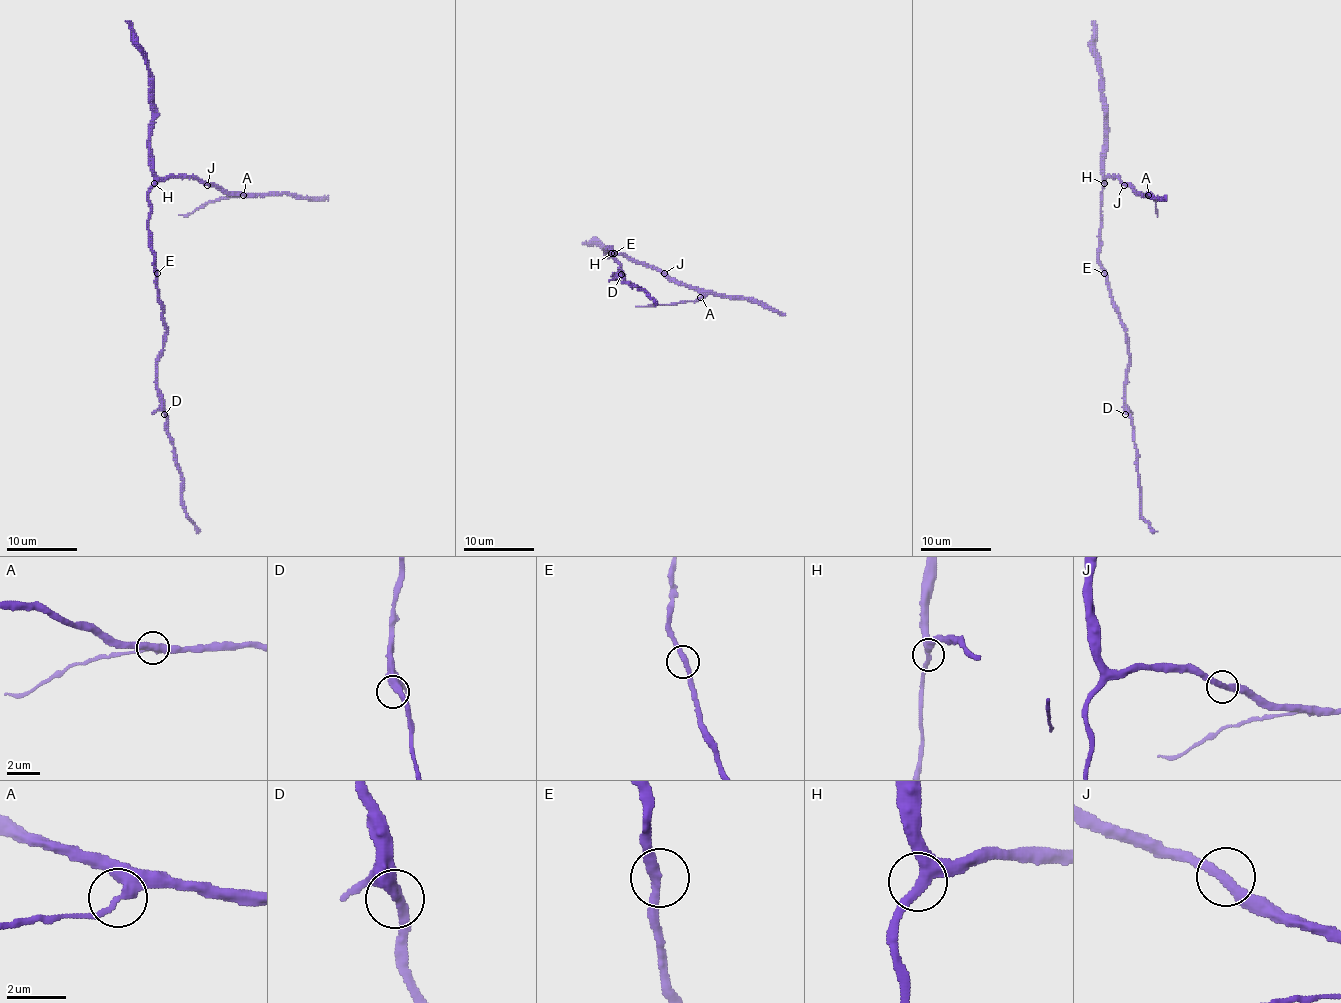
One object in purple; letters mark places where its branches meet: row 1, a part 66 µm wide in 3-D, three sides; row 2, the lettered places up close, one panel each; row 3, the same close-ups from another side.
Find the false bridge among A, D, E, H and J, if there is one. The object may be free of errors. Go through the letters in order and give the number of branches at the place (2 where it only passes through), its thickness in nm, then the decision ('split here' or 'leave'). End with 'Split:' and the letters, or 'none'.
A: 3 branches meet; 320 nm thick; split here
D: 3 branches meet; 340 nm thick; leave
E: 2 branches meet; 320 nm thick; leave
H: 3 branches meet; 320 nm thick; leave
J: 2 branches meet; 360 nm thick; leave
Split: A

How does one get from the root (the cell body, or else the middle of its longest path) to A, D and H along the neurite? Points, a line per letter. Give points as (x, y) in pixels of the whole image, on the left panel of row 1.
A: (155, 272), (152, 233), (148, 229), (148, 192), (159, 181), (170, 177), (196, 177), (221, 190), (243, 195)
D: (155, 272), (157, 297), (166, 325), (163, 352), (157, 362), (157, 396), (164, 414)
H: (155, 272), (152, 233), (148, 229), (148, 188), (154, 183)

